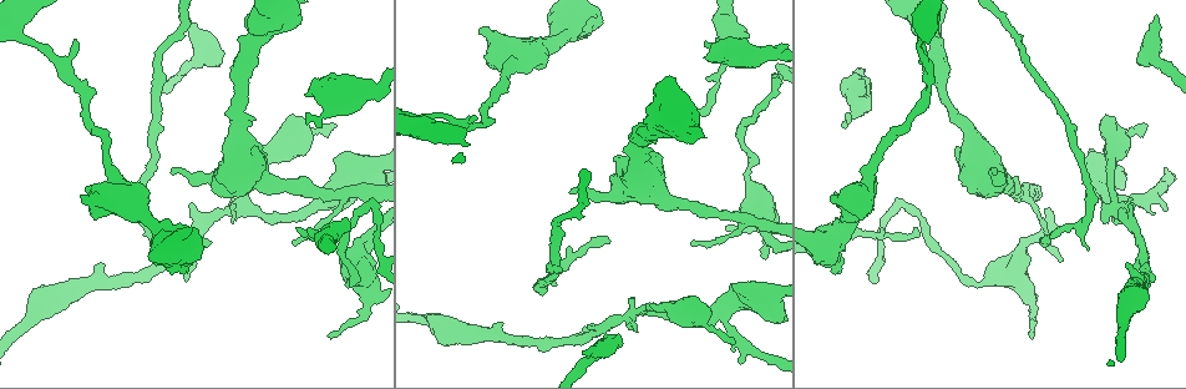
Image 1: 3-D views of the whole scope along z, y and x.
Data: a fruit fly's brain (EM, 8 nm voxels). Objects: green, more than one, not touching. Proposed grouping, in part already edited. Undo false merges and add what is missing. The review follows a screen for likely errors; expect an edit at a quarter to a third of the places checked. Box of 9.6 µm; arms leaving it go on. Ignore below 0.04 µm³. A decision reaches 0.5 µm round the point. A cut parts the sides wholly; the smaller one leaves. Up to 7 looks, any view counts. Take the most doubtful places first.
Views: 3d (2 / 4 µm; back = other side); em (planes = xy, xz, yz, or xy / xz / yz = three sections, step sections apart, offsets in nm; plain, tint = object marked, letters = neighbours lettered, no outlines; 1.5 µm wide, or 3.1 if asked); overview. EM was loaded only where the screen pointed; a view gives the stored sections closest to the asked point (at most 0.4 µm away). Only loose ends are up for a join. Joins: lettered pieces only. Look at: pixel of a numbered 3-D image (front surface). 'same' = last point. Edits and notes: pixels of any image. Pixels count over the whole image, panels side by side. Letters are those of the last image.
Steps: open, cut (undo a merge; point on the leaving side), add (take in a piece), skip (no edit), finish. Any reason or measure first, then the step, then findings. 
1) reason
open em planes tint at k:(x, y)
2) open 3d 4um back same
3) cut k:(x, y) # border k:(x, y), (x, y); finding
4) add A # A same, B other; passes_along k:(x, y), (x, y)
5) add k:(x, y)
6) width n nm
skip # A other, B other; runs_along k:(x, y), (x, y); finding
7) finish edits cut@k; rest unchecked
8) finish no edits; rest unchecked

thick turns thin
open 3d 4um at 1:(923, 31)

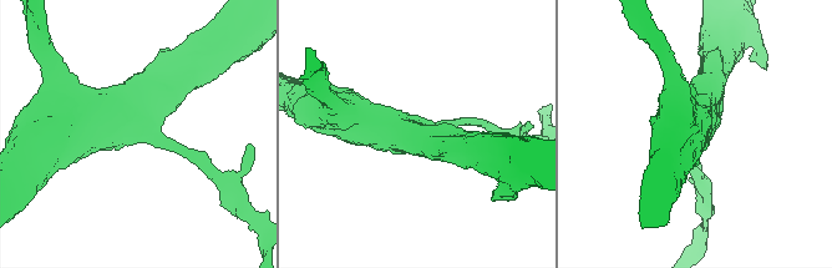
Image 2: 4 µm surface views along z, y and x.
arm_widths 160, 460 nm; shape alone is not enough
open em planes tint at 2:(154, 130)

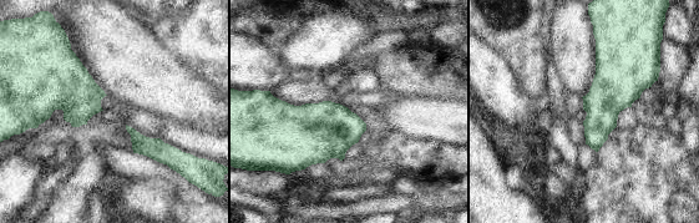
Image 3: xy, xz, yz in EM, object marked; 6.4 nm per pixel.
what lies round it
open em planes letters same

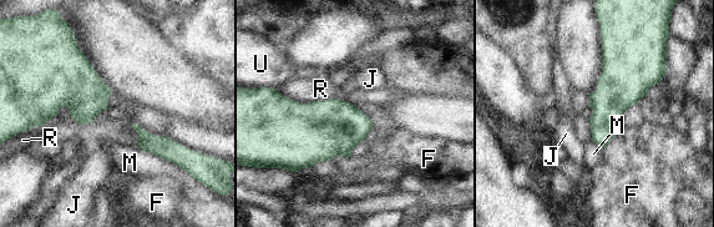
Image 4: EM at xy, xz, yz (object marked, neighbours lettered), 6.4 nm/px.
skip # F other, J other, M other, R other, U other; border 4:(622, 124), (603, 150); continuous, no second neuron

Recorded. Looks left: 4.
tapers out
open em xz step 8 tint at 1:(297, 230)

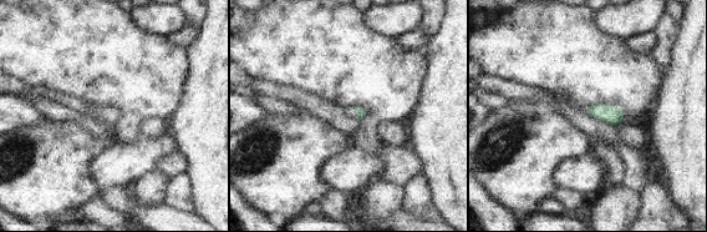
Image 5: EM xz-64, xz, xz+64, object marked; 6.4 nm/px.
another direction
open em planes letters same

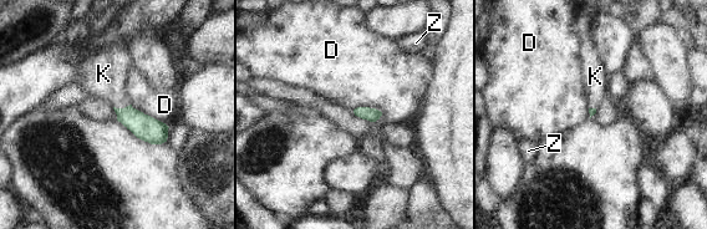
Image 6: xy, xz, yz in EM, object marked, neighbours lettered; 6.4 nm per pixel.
add K # D other, K same, Z other; passes_along 6:(145, 127), (121, 108), (103, 75); it goes on there

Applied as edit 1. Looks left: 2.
redraw
open overview

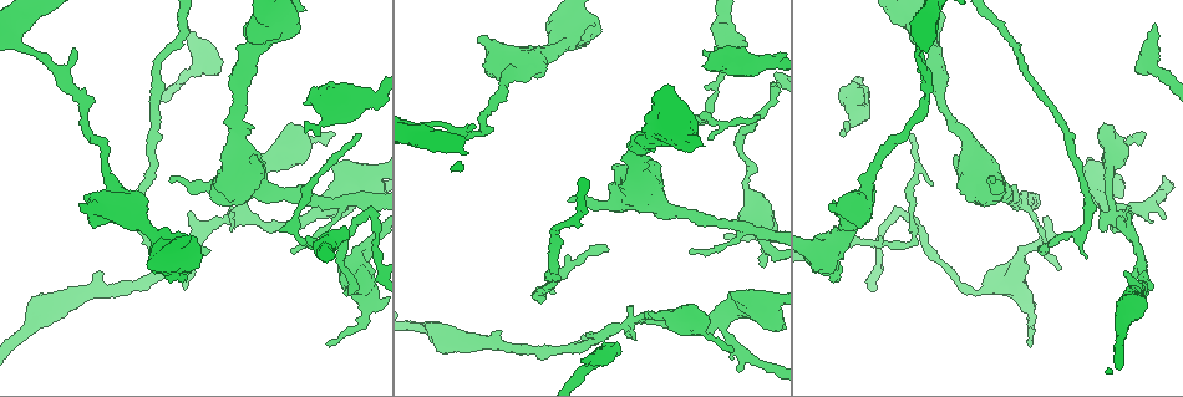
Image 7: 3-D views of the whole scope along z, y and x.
free end
open em planes letters at 7:(360, 134)

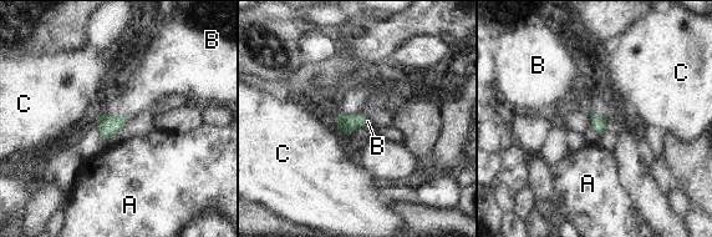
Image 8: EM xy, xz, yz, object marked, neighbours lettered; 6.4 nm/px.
width 90 nm; longest_contact C 70 nm
add B # A other, B same, C other; it goes on there

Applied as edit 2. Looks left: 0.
finish edits add@6, add@8; rest unchecked

